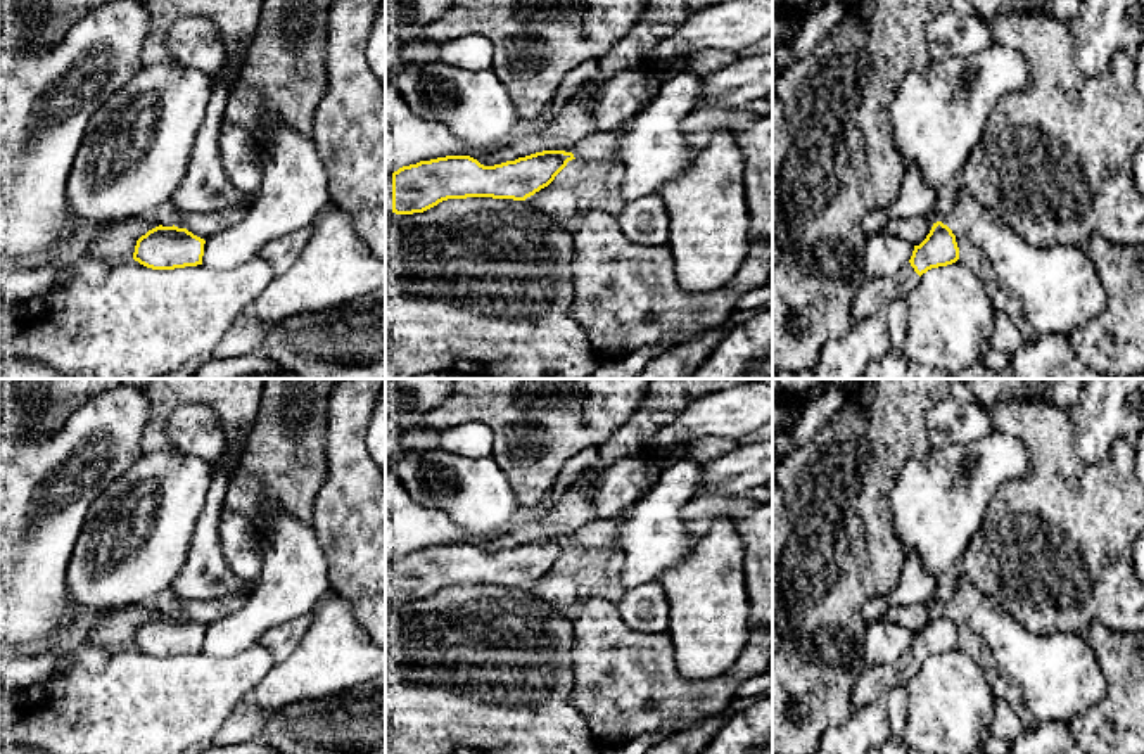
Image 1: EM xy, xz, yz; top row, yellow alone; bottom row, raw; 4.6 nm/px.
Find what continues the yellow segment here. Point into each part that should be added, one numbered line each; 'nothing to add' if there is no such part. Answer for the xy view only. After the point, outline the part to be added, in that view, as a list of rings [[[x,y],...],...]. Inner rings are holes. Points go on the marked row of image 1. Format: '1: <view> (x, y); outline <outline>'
nothing to add

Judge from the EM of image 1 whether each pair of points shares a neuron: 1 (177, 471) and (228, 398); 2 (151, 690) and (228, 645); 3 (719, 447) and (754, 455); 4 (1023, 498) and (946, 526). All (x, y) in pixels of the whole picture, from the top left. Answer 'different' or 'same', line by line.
1: different
2: different
3: different
4: different

